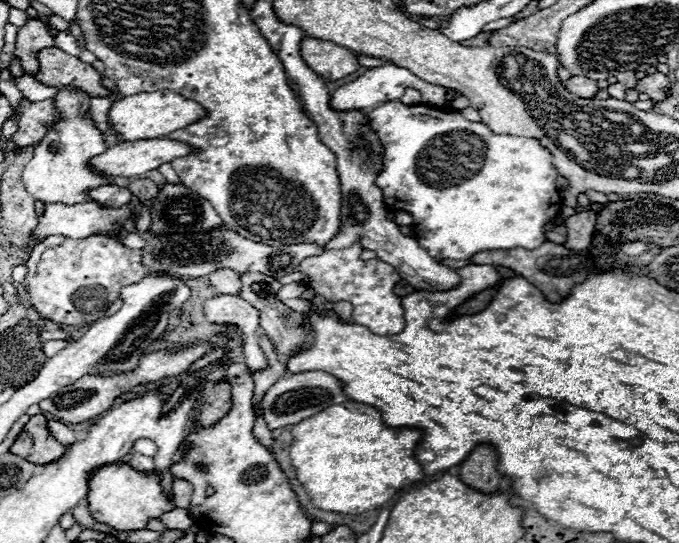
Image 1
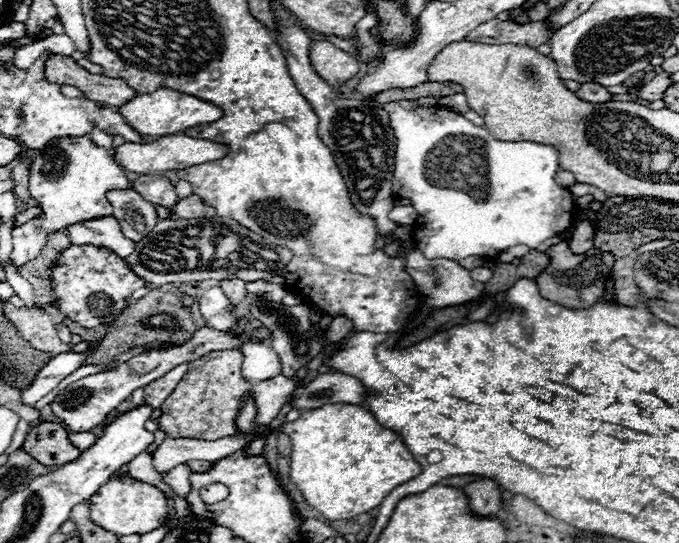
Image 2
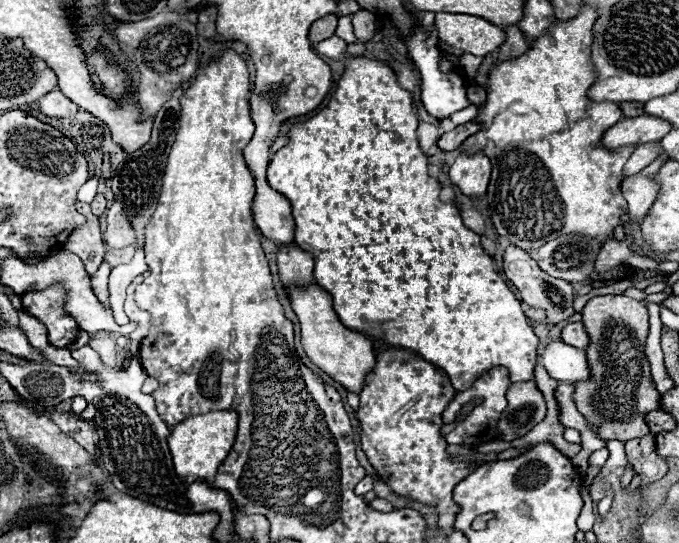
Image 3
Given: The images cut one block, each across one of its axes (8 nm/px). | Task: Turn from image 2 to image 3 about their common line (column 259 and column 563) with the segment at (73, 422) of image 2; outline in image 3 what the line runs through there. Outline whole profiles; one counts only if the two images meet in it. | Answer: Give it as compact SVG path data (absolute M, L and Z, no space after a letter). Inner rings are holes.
M574 322L574 324L568 324L564 330L562 330L562 340L574 348L586 348L588 346L588 334L584 330L584 326L580 322Z

